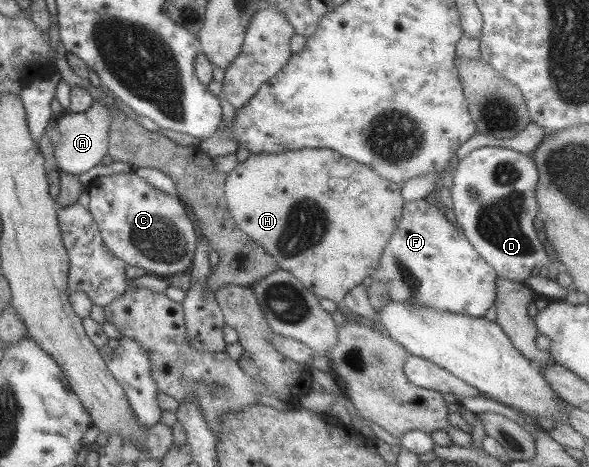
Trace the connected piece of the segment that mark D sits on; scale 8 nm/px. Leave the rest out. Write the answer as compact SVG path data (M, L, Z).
M484 146L471 150L457 161L452 189L449 191L456 223L460 225L470 245L482 259L486 260L487 265L494 269L497 277L521 284L531 273L536 273L536 269L546 269L548 278L553 280L562 271L560 261L546 254L544 245L540 243L536 235L533 223L538 211L534 195L536 183L538 183L538 170L529 154L523 154L508 147Z

